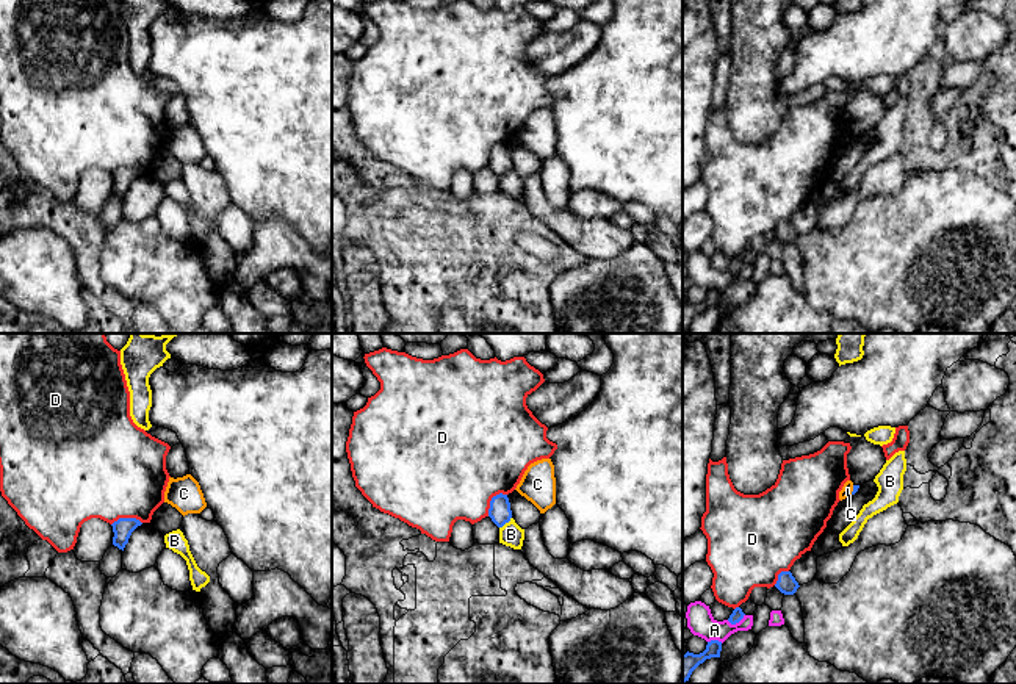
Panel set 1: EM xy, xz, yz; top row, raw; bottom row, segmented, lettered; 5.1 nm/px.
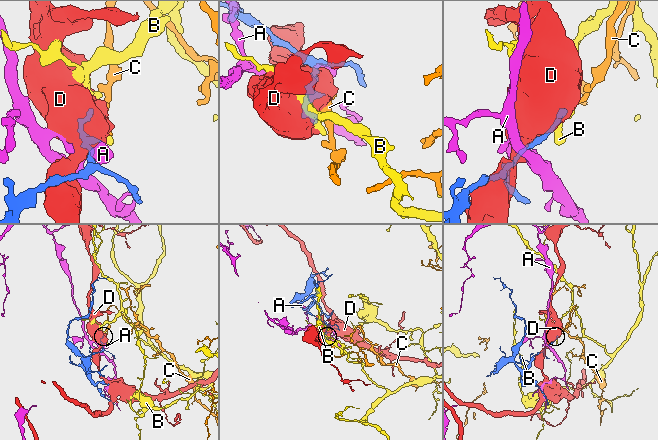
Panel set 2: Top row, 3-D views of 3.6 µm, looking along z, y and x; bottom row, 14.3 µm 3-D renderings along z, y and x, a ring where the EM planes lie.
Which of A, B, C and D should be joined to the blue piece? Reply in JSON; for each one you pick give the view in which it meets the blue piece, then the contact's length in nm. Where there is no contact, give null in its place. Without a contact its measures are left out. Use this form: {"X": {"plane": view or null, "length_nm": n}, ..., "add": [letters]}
{"add": []}

